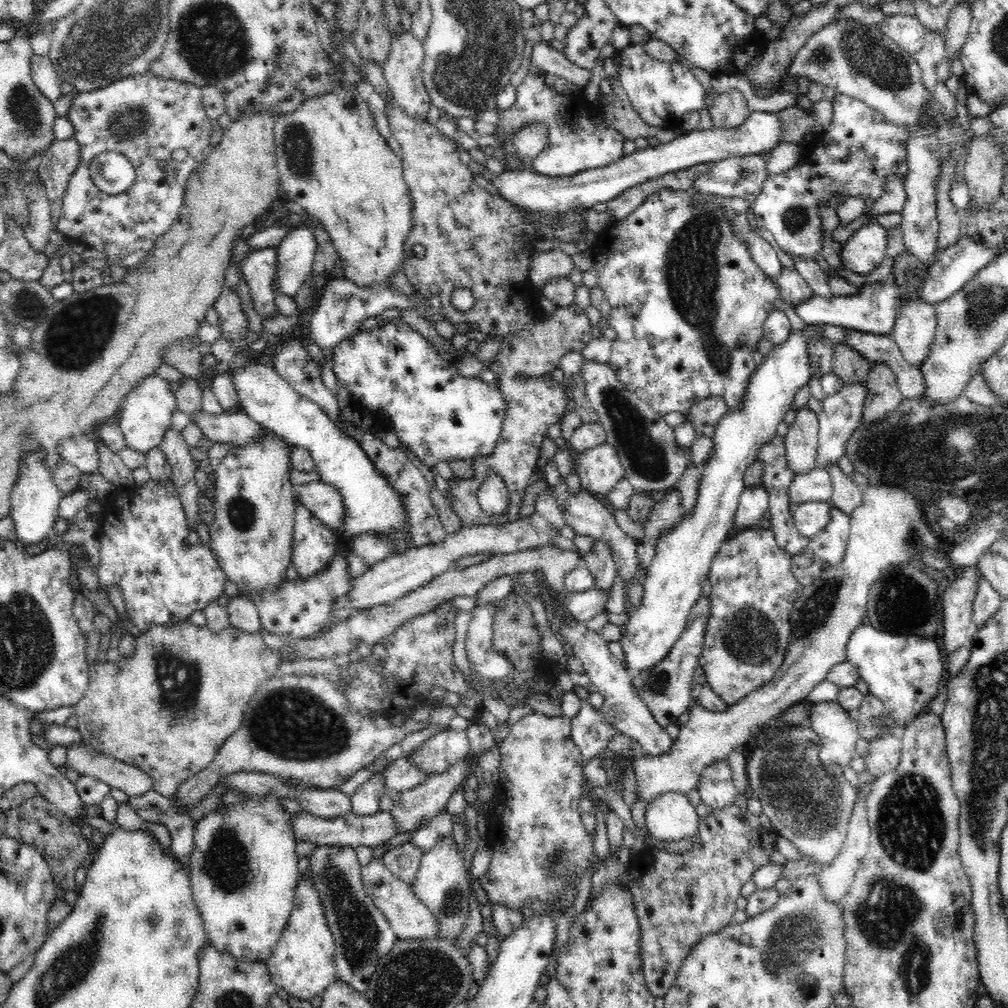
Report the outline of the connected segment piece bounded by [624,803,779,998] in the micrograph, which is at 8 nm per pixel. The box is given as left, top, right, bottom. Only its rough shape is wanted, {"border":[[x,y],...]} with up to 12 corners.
{"border":[[732,803],[690,850],[645,849],[624,879],[646,986],[663,998],[730,925],[779,833]]}

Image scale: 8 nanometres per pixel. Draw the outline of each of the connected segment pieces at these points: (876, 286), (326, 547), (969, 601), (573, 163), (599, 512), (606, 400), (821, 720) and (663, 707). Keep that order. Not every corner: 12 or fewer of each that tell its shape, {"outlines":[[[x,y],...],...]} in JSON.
{"outlines":[[[880,281],[854,295],[798,304],[806,324],[890,334],[902,288]],[[295,502],[292,562],[311,580],[328,568],[339,541]],[[977,566],[956,571],[944,590],[947,654],[970,647]],[[528,73],[495,138],[546,125],[530,170],[570,177],[610,166],[627,140],[603,105]],[[568,494],[564,519],[574,533],[605,542],[636,608],[637,541],[615,522],[603,499]],[[580,366],[587,399],[634,491],[674,487],[713,454],[674,429],[613,368]],[[837,700],[811,704],[823,764],[856,756],[857,723]],[[702,596],[668,656],[632,675],[663,728],[692,704],[710,614]]]}

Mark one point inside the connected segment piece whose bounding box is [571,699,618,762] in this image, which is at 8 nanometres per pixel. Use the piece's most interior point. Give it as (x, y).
(591, 732)

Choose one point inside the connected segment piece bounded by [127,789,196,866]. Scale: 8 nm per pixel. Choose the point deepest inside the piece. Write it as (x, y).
(153, 807)

